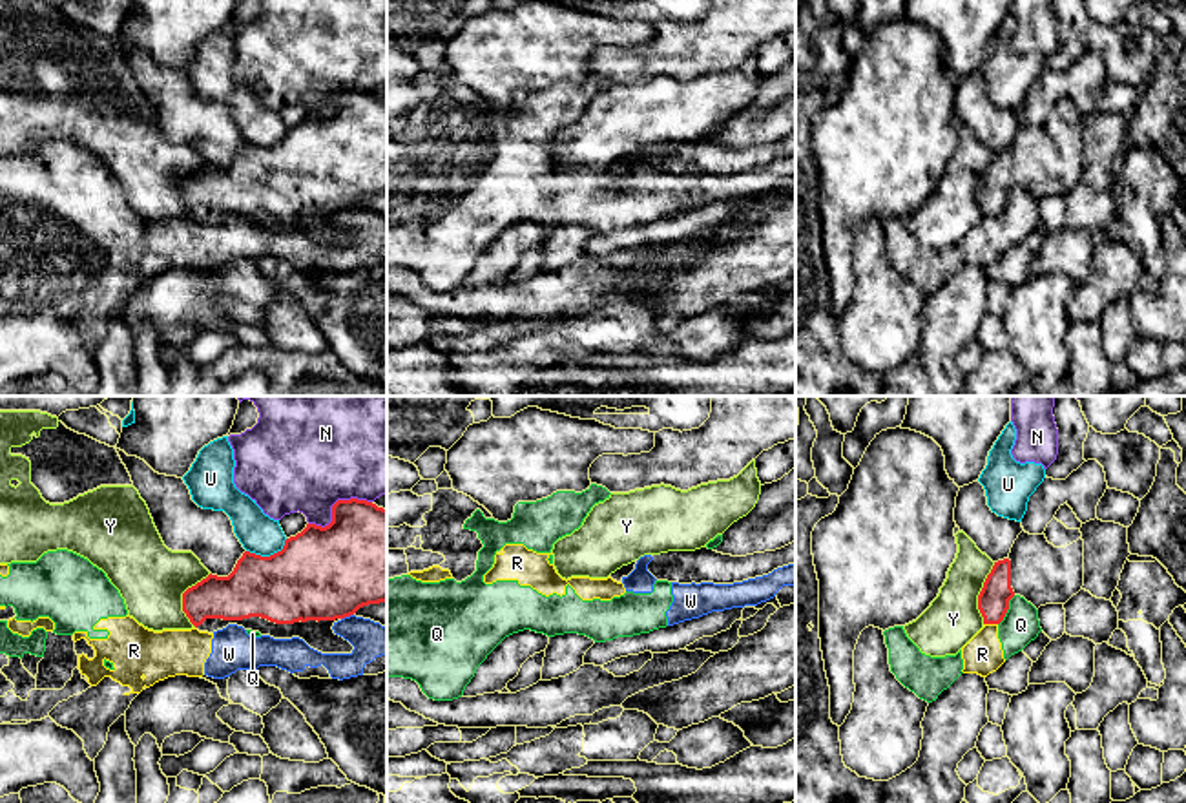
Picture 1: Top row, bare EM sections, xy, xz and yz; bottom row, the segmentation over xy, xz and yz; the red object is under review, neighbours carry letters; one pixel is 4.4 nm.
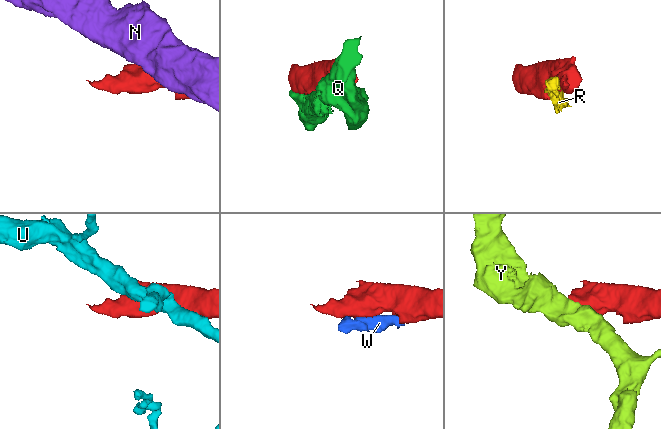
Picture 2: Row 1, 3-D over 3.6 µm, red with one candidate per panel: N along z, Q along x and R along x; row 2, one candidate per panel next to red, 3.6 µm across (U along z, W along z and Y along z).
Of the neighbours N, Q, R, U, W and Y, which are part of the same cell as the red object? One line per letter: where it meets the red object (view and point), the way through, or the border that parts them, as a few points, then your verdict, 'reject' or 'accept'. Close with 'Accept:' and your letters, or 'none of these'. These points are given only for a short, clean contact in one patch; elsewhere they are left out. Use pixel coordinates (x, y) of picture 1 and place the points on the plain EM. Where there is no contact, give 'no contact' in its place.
N: xy (332, 97) | reject
Q: yz (1008, 199) | reject
R: yz (991, 214) | along yz (984, 214), (997, 216) | reject
U: xy (270, 146) | reject
W: xy (347, 207) | reject
Y: xy (183, 188) | reject
Accept: none of these

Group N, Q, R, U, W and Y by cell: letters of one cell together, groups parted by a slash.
N U / Q R W / Y

